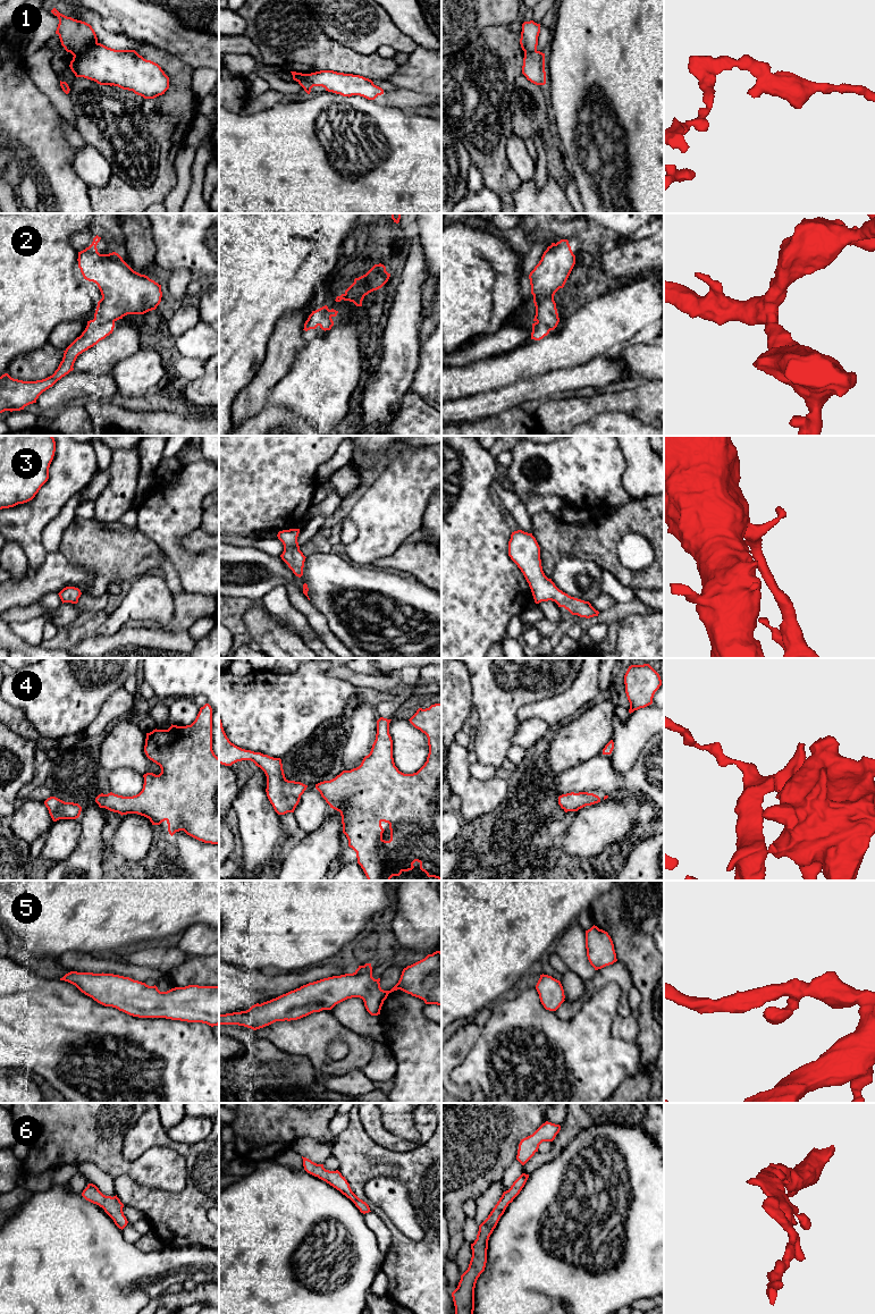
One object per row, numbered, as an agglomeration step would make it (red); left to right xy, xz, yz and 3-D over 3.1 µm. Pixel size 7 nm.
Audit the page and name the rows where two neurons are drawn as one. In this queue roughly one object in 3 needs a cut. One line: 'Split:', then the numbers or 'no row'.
Split: 1

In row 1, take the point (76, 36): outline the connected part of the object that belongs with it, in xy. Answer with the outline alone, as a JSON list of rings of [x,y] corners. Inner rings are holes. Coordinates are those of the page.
[[[56,8],[51,12],[59,19],[56,34],[67,52],[76,56],[98,43],[96,34],[90,24],[67,17]]]

